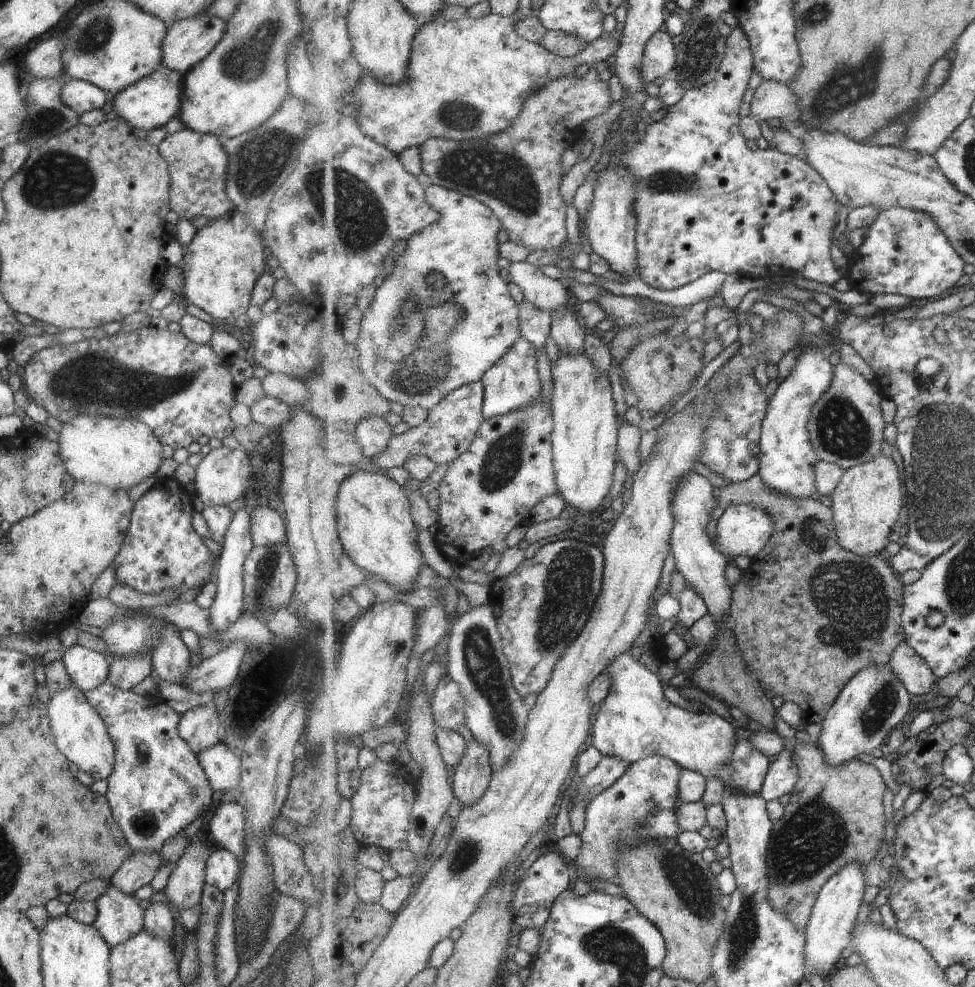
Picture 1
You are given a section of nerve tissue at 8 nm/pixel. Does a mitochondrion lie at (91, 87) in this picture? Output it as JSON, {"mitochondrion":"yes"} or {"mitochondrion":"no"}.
{"mitochondrion":"no"}

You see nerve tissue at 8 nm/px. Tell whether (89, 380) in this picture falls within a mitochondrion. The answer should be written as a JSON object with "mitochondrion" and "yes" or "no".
{"mitochondrion":"yes"}

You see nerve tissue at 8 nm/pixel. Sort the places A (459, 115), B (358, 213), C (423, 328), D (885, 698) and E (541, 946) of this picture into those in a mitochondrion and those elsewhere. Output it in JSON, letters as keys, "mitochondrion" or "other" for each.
{"A":"mitochondrion","B":"mitochondrion","C":"mitochondrion","D":"mitochondrion","E":"other"}

